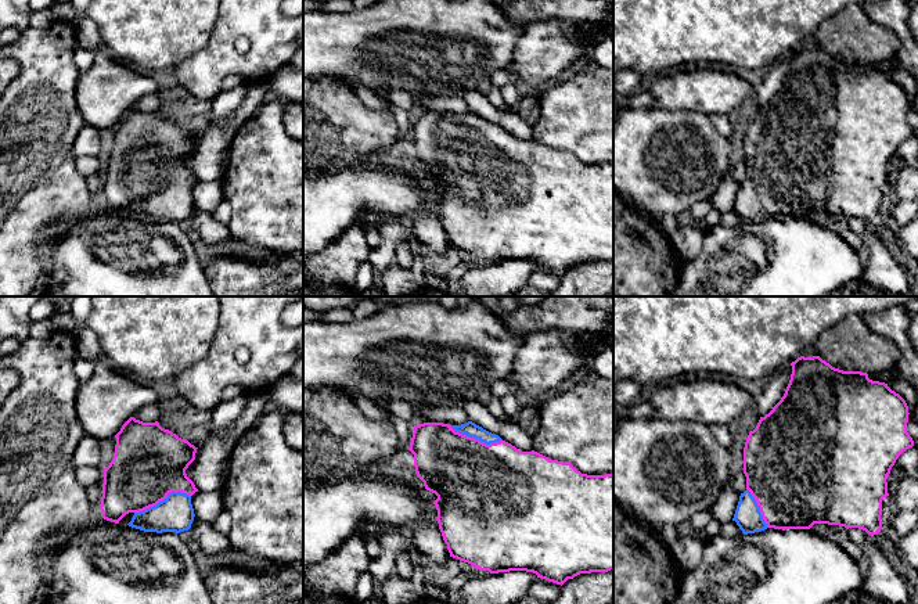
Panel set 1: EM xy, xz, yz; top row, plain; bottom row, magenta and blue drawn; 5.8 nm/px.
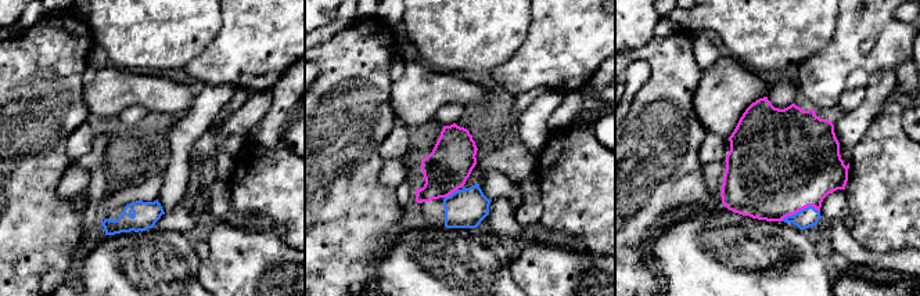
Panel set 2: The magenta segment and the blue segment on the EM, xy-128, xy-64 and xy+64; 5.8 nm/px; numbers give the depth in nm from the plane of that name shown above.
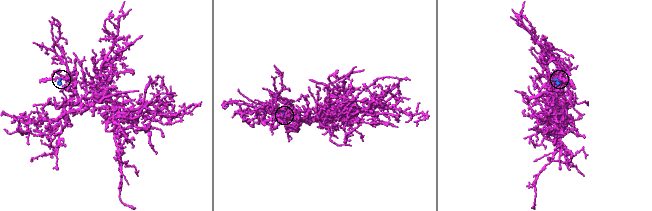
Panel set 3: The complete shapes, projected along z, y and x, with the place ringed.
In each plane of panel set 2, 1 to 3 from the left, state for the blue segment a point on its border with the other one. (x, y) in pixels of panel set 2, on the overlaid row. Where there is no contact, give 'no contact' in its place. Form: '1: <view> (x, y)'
1: no contact
2: xy-64 (450, 194)
3: xy+64 (800, 209)

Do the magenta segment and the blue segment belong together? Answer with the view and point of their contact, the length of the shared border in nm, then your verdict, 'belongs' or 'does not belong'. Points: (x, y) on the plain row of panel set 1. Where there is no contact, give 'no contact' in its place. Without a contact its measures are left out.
xy (162, 189) | 340 nm | belongs

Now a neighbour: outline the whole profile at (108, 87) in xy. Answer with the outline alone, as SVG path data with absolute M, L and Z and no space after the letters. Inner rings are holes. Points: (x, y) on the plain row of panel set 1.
M101 48L96 51L93 65L79 73L75 97L84 123L102 130L115 126L130 107L140 98L156 93L158 89L159 86L148 73L119 62L111 53Z

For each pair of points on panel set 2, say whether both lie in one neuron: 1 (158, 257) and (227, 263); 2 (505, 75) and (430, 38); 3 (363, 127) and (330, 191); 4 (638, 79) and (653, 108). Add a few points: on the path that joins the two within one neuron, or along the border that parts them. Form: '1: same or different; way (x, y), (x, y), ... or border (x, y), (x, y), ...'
1: different; border (200, 262), (198, 281)
2: different; border (517, 47), (506, 60), (488, 71)
3: same; way (348, 143), (330, 161), (330, 176)
4: different; border (644, 61), (649, 67), (649, 79), (629, 107)

